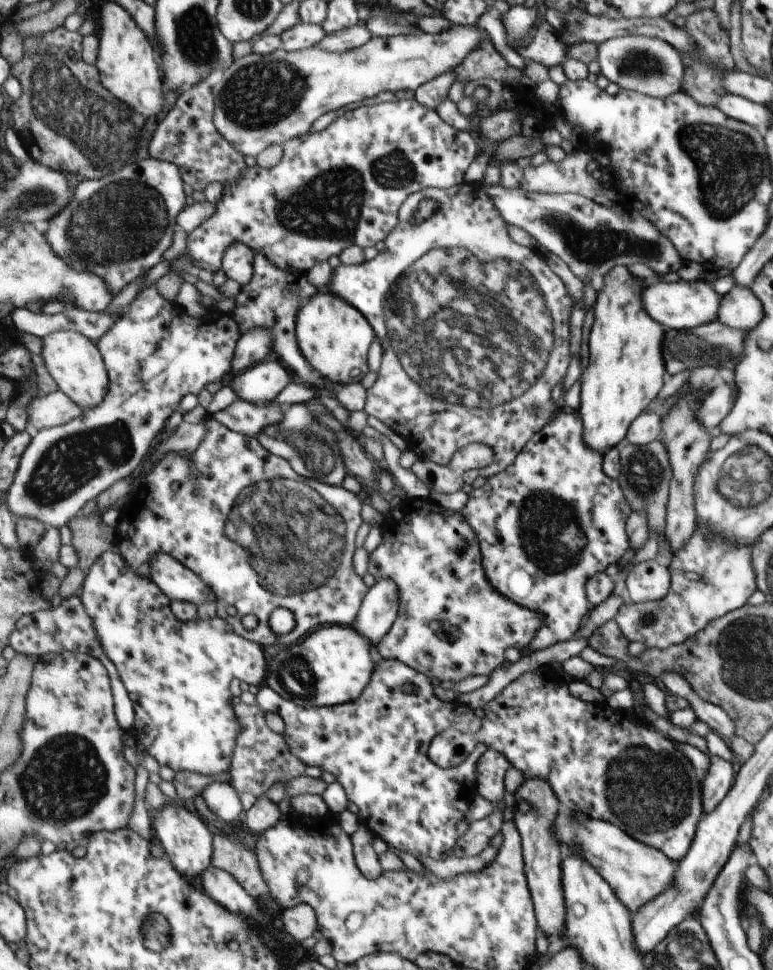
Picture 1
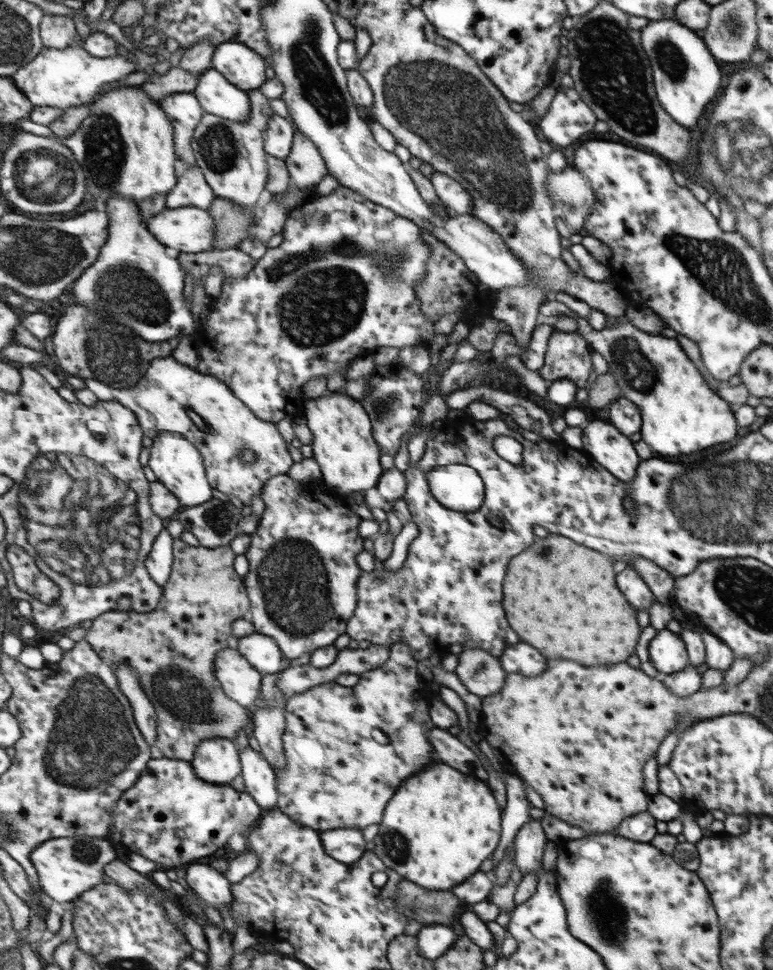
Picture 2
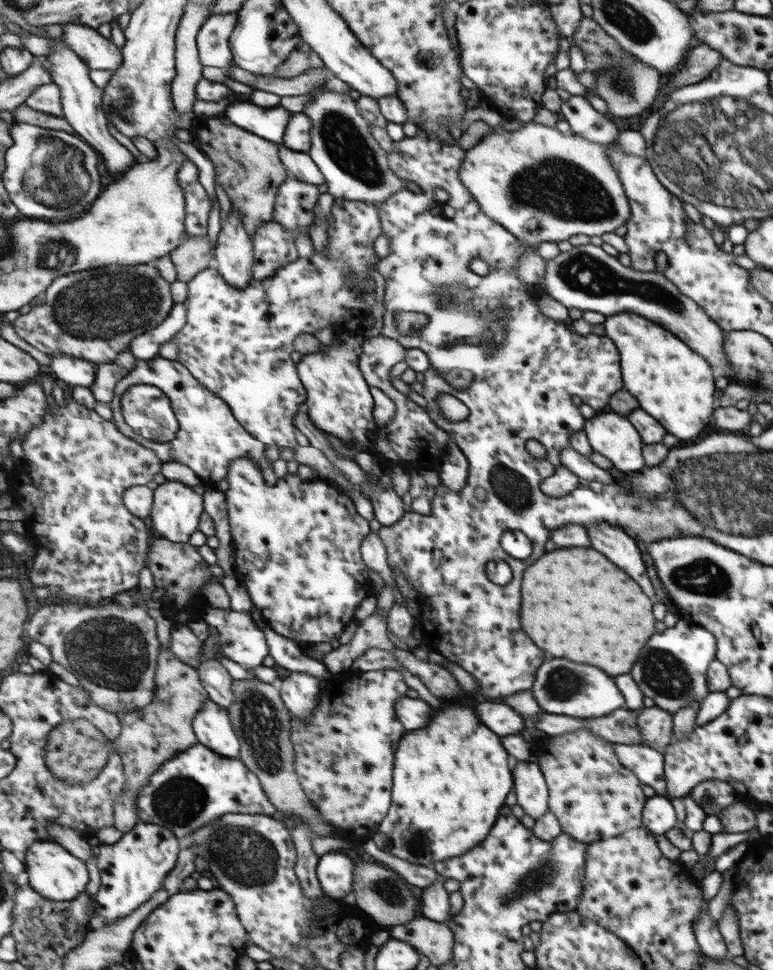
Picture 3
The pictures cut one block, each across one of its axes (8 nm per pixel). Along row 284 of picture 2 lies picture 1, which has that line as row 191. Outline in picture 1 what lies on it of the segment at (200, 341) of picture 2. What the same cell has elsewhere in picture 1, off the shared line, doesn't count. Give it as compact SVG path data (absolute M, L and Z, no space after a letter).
M416 98L412 100L397 99L395 102L383 102L370 106L358 106L357 109L350 110L337 118L330 128L316 134L310 132L284 144L283 158L275 167L271 169L262 168L259 165L248 167L238 180L228 181L224 186L222 200L217 203L217 213L188 236L189 254L193 255L195 266L200 269L210 270L214 276L216 272L223 269L223 261L226 253L229 252L229 248L236 243L246 243L257 254L264 253L274 264L284 270L308 274L317 264L326 262L334 256L340 256L346 248L350 248L354 244L364 248L366 246L376 246L378 242L385 242L390 232L397 228L399 208L407 196L426 187L447 189L460 185L462 178L464 178L464 172L468 170L468 166L476 158L476 154L478 154L478 146L476 146L476 140L470 136L470 131L458 132L458 129L450 126L437 111L422 106L422 103L419 103Z

